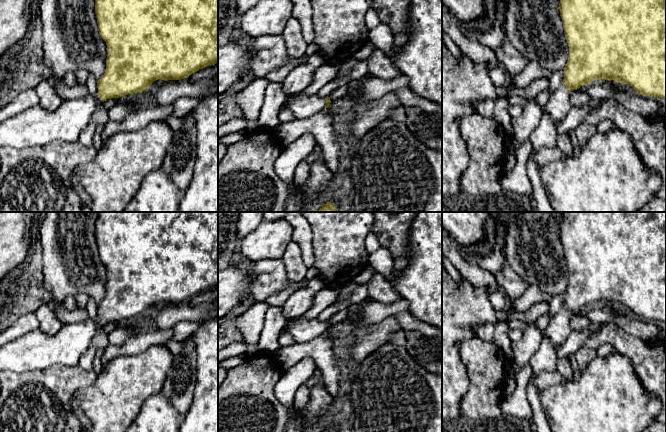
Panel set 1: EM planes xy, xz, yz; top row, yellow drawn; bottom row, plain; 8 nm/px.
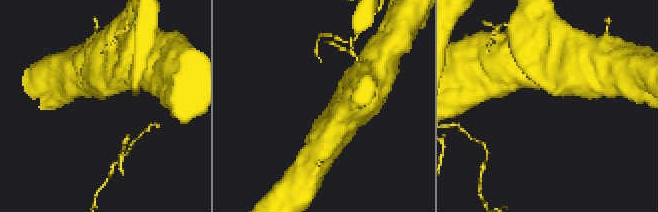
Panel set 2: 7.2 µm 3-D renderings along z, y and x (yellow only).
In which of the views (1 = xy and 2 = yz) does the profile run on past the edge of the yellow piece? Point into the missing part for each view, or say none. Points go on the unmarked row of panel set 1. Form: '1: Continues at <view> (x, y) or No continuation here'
1: Continues at xy (35, 350)
2: Continues at yz (558, 330)

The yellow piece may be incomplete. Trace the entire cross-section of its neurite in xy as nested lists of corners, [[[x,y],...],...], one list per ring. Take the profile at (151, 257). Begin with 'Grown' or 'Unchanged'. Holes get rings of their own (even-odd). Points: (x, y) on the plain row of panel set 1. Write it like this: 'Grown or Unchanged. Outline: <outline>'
Grown. Outline: [[[99,212],[95,238],[100,261],[106,266],[108,275],[105,297],[97,305],[98,317],[63,324],[54,335],[48,335],[39,328],[1,346],[0,372],[23,373],[43,370],[54,364],[77,366],[99,327],[110,322],[142,317],[158,303],[188,302],[199,293],[218,287],[218,212]]]

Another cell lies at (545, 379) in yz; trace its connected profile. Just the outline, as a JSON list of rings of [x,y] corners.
[[[552,370],[544,371],[536,375],[534,377],[534,384],[536,385],[537,390],[541,390],[547,387],[551,387],[553,385],[565,385],[567,383],[575,381],[576,379],[577,375],[575,375],[571,380],[568,380],[563,375],[561,375],[557,370]]]

